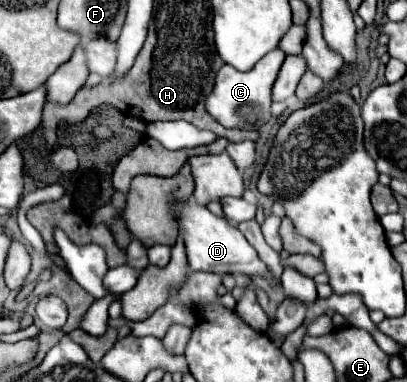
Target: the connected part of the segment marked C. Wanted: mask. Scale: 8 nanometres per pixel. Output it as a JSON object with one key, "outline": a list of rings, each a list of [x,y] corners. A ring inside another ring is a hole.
{"outline":[[[282,49],[270,51],[266,57],[262,57],[250,71],[238,71],[234,67],[224,65],[216,75],[216,85],[210,97],[206,99],[208,113],[224,127],[234,129],[258,129],[260,125],[268,123],[272,119],[270,107],[272,107],[272,85],[278,77],[278,71],[284,63],[286,55]]]}

